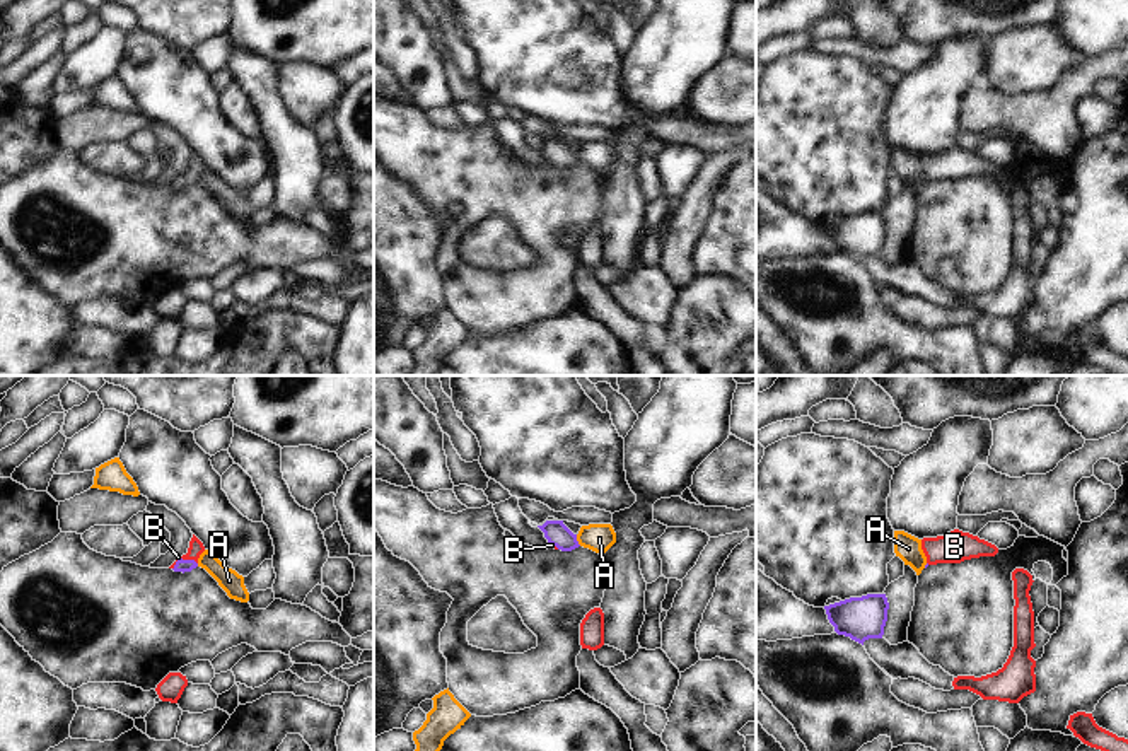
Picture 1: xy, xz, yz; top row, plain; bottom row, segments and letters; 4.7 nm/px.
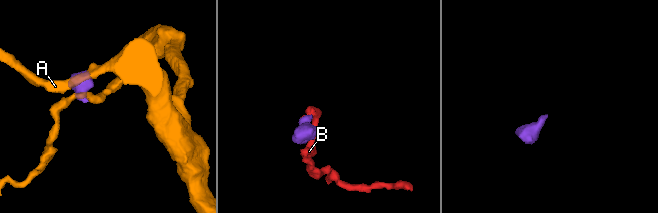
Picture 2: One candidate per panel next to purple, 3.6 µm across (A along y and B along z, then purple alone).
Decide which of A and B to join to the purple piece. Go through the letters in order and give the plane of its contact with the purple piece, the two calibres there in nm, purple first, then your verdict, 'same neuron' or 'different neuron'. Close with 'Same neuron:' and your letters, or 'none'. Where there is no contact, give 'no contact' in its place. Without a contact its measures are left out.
A: xz | 110/140 nm | different neuron
B: xy | 60/70 nm | same neuron
Same neuron: B

